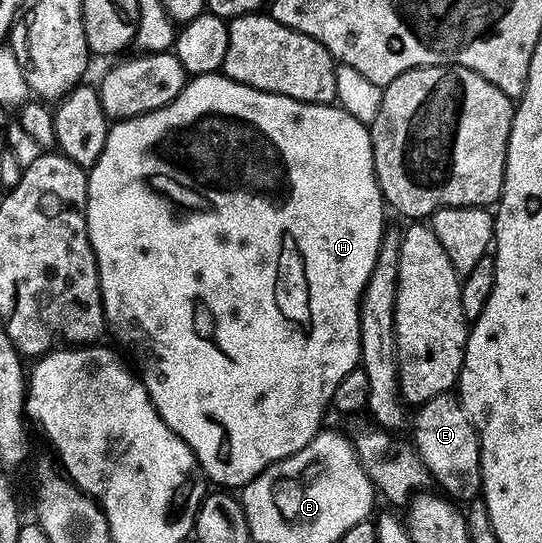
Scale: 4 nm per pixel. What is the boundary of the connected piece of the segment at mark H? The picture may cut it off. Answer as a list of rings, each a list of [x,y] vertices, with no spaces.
[[[210,72],[204,76],[190,77],[187,85],[181,90],[181,94],[177,94],[177,98],[173,98],[173,102],[152,112],[146,112],[144,116],[116,120],[108,127],[105,150],[101,150],[101,158],[97,158],[97,162],[89,170],[87,177],[87,229],[95,251],[95,261],[99,267],[99,289],[103,299],[103,315],[110,331],[112,328],[116,338],[131,351],[131,356],[135,359],[134,367],[137,369],[137,375],[143,381],[145,390],[155,404],[159,416],[195,451],[198,467],[207,468],[208,474],[219,483],[216,485],[227,490],[235,490],[242,485],[251,483],[271,464],[275,464],[295,452],[300,452],[313,439],[316,432],[320,431],[322,424],[319,423],[323,420],[323,411],[332,403],[335,388],[351,371],[357,368],[361,360],[359,354],[359,302],[363,299],[363,291],[367,289],[371,271],[379,257],[379,250],[383,247],[385,239],[383,208],[385,209],[385,201],[375,175],[375,159],[371,149],[371,133],[368,125],[362,124],[360,120],[353,118],[353,114],[349,114],[335,104],[307,104],[304,100],[294,100],[276,92],[257,90],[253,86],[239,84],[219,72]]]

